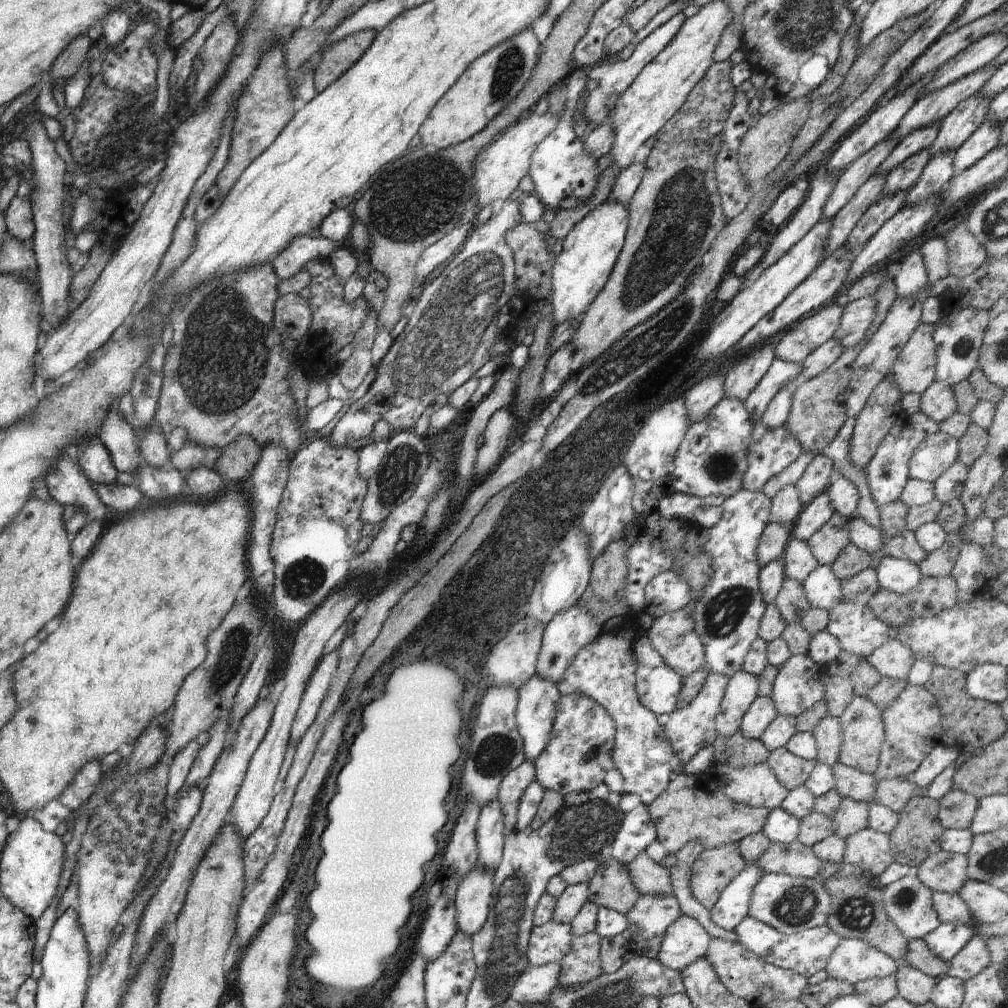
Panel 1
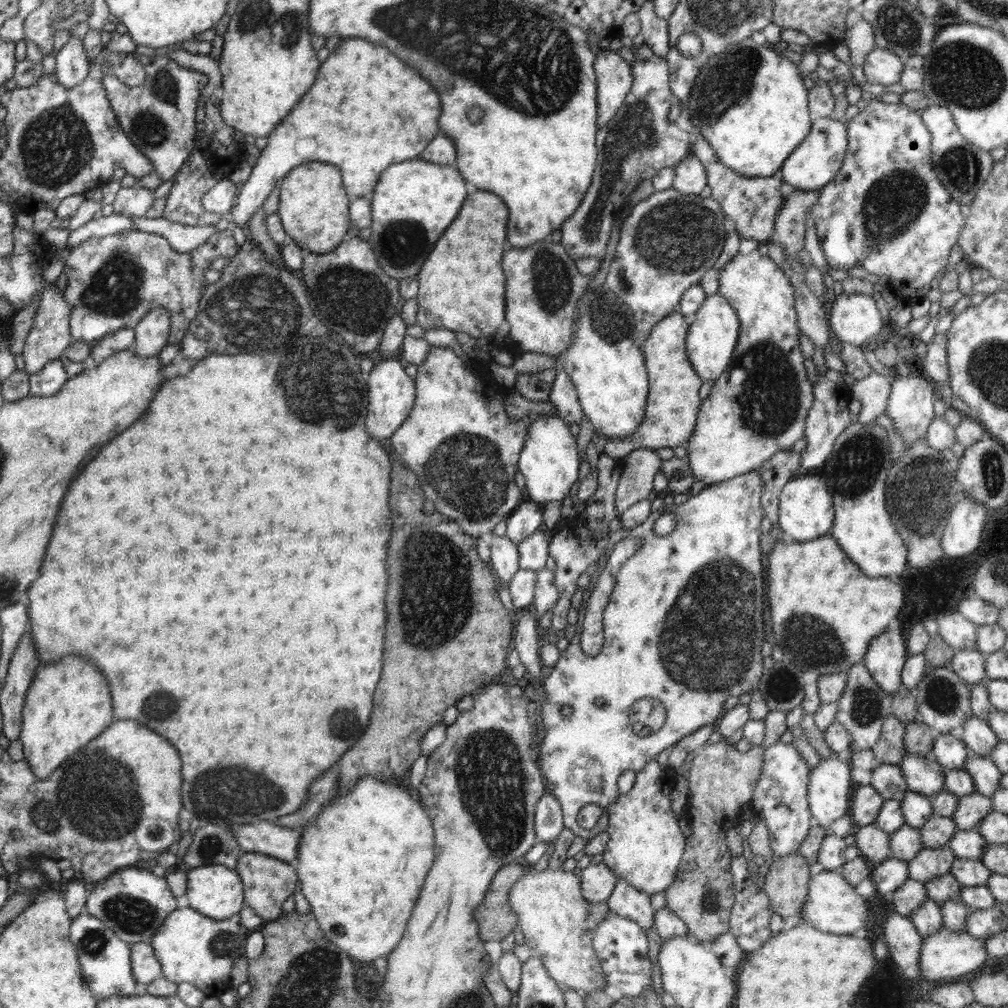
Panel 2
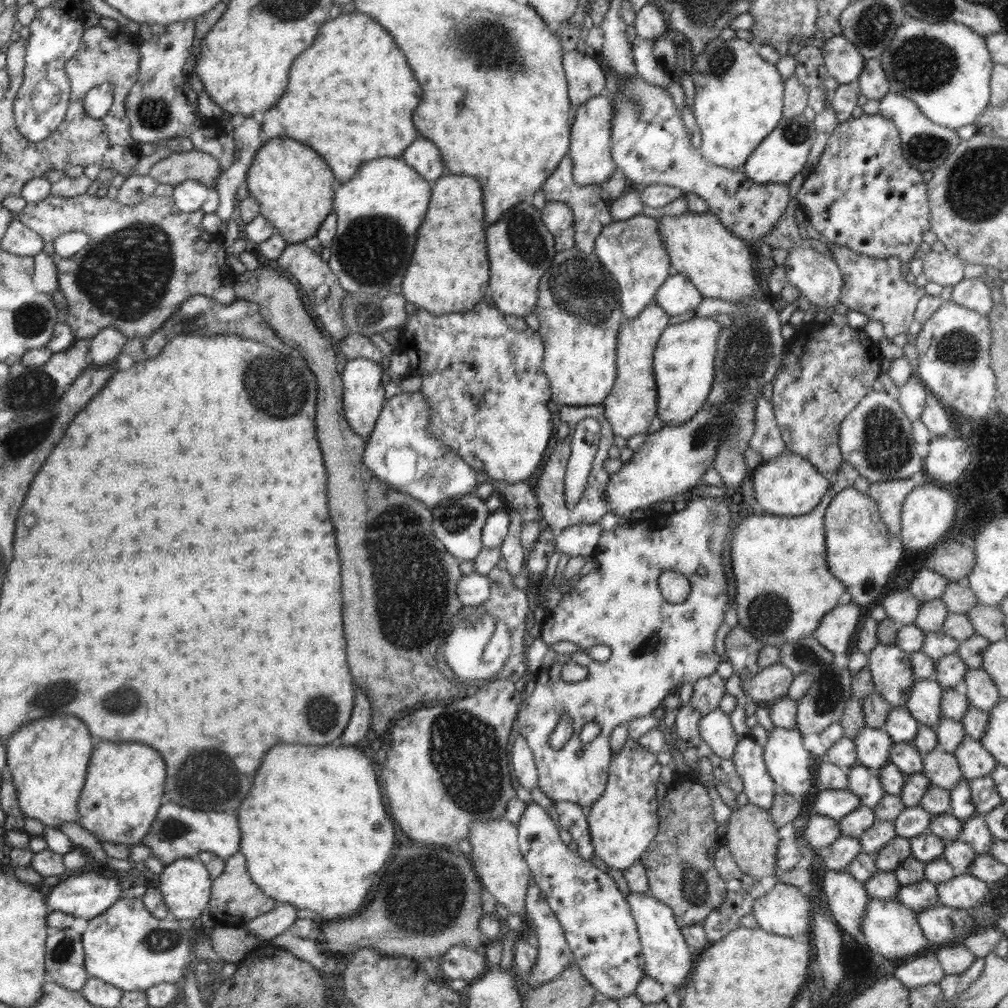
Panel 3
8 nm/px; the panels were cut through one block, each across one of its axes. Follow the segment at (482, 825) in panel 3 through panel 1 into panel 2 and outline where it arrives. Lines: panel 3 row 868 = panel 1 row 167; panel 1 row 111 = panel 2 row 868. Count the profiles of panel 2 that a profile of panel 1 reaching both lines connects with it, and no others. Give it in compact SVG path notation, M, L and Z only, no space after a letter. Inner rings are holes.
M529 866L524 876L510 888L510 905L518 913L518 928L523 932L525 942L533 954L540 957L548 975L563 988L588 993L605 990L608 986L592 947L592 934L596 932L598 922L610 916L611 908L606 902L584 900L580 884L580 877L573 871L549 867L537 871Z

